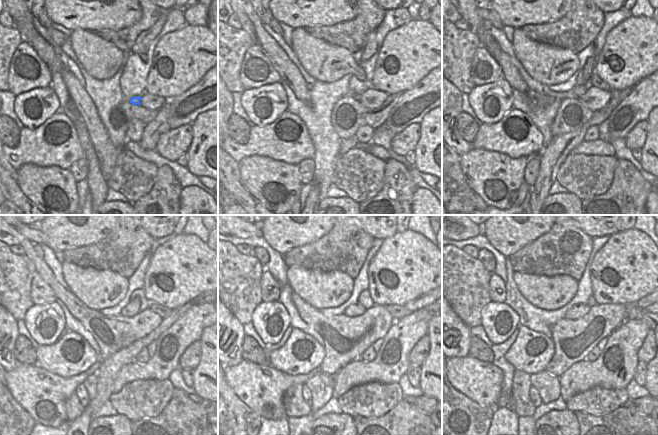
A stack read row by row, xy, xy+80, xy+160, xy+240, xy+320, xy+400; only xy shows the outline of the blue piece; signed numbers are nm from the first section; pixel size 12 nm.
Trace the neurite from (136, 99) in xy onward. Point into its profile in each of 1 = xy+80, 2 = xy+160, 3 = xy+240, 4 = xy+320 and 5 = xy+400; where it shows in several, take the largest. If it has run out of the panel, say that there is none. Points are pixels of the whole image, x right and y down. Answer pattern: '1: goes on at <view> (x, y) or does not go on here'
1: goes on at xy+80 (356, 96)
2: goes on at xy+160 (579, 89)
3: goes on at xy+240 (132, 309)
4: goes on at xy+320 (357, 309)
5: goes on at xy+400 (578, 310)

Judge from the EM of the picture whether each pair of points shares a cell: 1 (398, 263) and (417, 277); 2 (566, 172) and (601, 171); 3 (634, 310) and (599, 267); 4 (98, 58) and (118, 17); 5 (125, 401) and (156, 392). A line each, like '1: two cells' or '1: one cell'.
1: one cell
2: one cell
3: two cells
4: two cells
5: one cell

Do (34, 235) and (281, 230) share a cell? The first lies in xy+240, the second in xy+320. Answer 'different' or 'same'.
different

